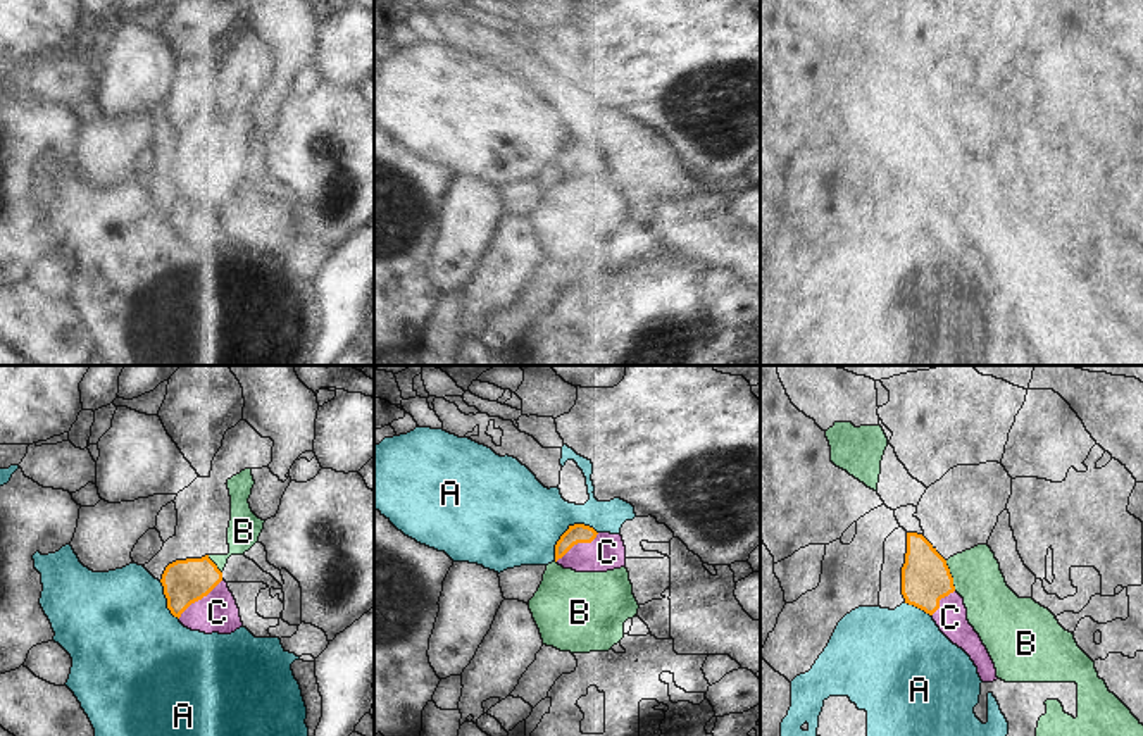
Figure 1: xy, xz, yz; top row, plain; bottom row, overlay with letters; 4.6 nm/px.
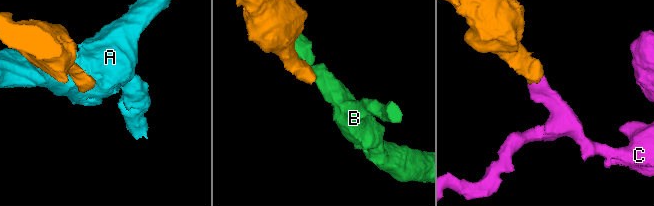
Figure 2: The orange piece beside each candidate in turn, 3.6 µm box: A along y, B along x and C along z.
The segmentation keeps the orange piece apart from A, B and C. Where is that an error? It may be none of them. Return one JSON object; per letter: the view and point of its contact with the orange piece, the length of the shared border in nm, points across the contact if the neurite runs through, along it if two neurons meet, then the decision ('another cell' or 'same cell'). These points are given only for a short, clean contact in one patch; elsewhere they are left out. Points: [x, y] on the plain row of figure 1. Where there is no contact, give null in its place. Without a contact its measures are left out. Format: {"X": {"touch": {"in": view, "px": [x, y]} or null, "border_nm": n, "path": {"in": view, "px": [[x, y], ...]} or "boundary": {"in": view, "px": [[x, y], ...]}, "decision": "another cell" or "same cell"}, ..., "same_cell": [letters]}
{"A": {"touch": {"in": "xz", "px": [566, 145]}, "border_nm": 240, "decision": "another cell"}, "B": {"touch": {"in": "yz", "px": [950, 190]}, "border_nm": 150, "decision": "another cell"}, "C": {"touch": {"in": "xy", "px": [200, 212]}, "border_nm": 280, "path": {"in": "xy", "px": [[185, 195], [200, 212], [218, 226]]}, "decision": "same cell"}, "same_cell": ["C"]}

